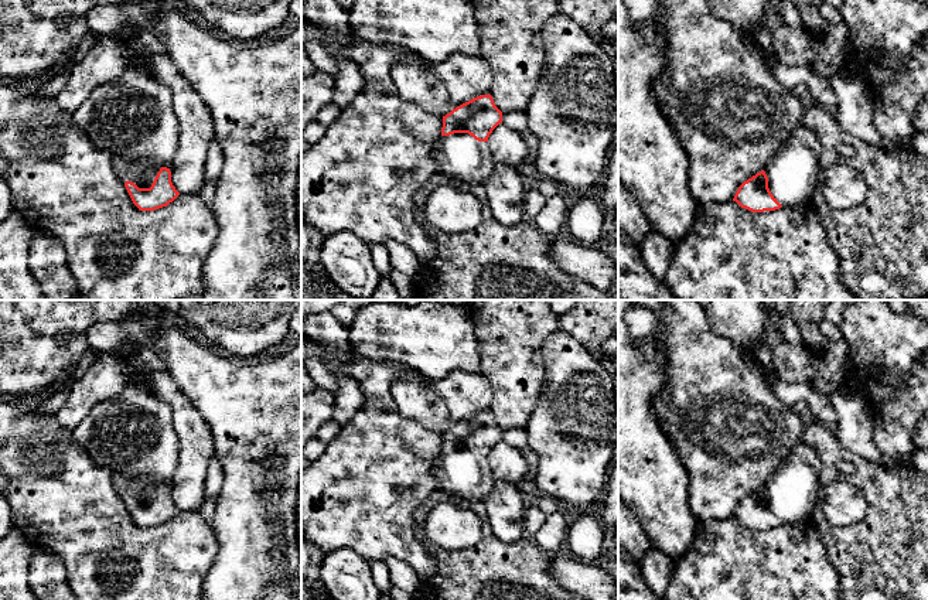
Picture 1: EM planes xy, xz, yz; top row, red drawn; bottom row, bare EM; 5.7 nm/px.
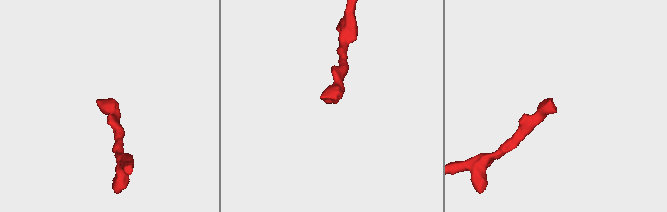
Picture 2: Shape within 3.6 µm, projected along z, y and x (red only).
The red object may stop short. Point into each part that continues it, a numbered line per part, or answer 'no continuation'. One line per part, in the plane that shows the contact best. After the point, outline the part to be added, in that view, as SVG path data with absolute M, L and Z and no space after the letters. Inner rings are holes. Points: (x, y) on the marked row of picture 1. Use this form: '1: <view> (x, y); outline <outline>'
1: xy (140, 173); outline M113 157L113 168L123 184L132 181L139 188L150 188L161 166Z

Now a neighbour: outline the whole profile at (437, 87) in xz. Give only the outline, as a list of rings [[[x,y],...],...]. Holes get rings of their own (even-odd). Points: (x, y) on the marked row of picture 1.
[[[453,54],[441,62],[405,58],[392,67],[390,76],[405,102],[439,116],[488,95],[494,81],[484,58],[464,54]]]

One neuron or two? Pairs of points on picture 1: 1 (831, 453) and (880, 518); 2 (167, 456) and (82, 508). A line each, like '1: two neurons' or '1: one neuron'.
1: one neuron
2: two neurons

